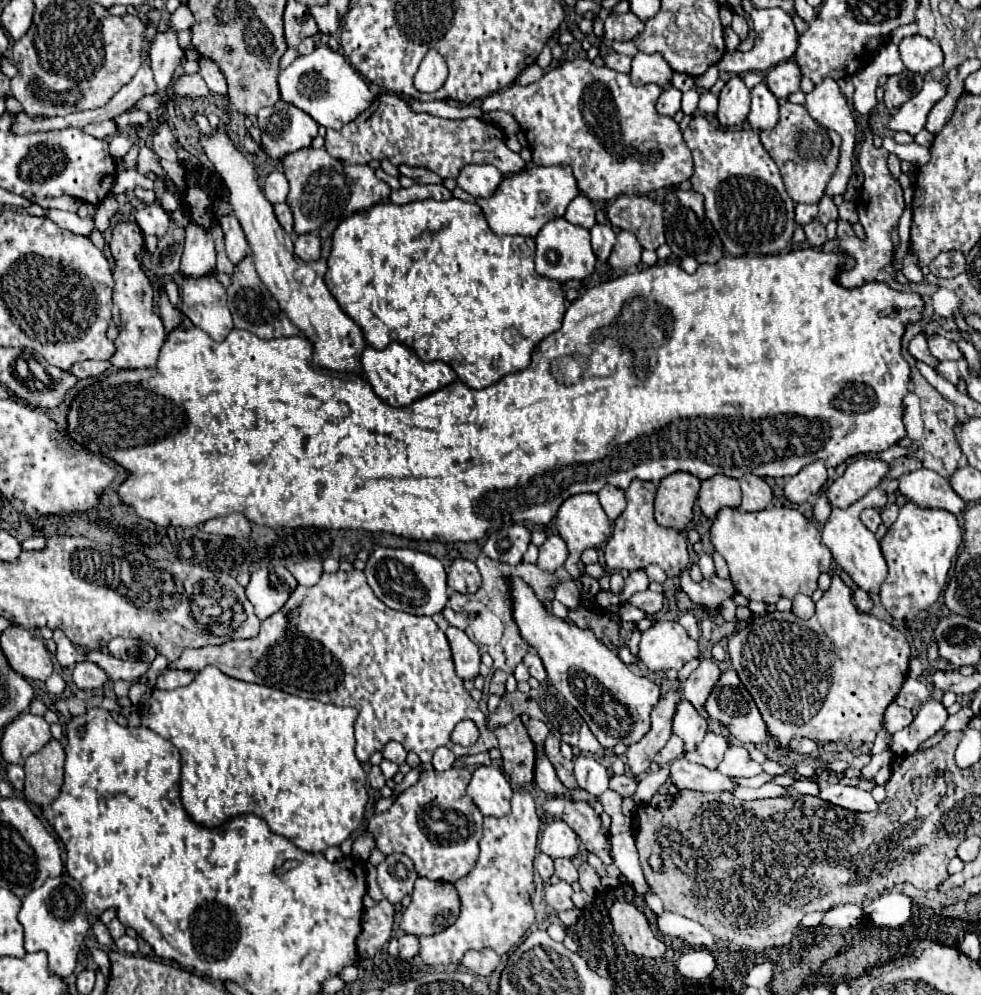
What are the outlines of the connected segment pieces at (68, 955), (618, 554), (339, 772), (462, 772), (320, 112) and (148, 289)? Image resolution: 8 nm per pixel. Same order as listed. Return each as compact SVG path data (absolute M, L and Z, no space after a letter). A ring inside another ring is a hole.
M66 871L58 877L46 879L46 883L34 891L30 891L24 901L18 915L22 927L24 927L24 949L28 953L46 951L48 953L48 967L50 973L56 977L66 979L72 975L80 945L90 929L88 913L84 905L84 891L76 879L72 879Z
M634 479L630 487L626 489L626 509L620 513L620 517L614 521L612 539L606 543L606 565L610 571L636 571L646 569L648 565L660 565L668 577L678 577L682 569L688 567L688 551L686 551L686 537L680 531L674 531L670 527L660 527L654 519L654 495L656 487L650 481Z
M208 665L186 687L172 691L154 689L144 711L144 725L180 751L180 797L196 823L218 827L236 815L254 813L270 825L272 833L290 839L300 849L324 853L326 847L338 847L360 827L368 803L366 771L354 755L356 717L358 711L354 707L302 699L266 685L238 681Z
M450 767L448 771L422 769L416 785L398 795L386 813L374 815L368 821L368 831L376 839L376 847L384 855L408 855L420 877L432 881L454 883L466 877L478 859L478 841L482 837L482 813L466 793L470 769Z
M318 47L310 55L298 55L278 77L280 95L286 103L296 105L308 113L318 125L332 127L336 131L342 125L354 121L366 107L370 107L374 93L370 91L366 79L350 65L350 61L332 51L330 47Z
M118 221L112 229L112 239L108 243L110 253L116 261L114 265L114 305L112 305L112 321L118 327L118 337L114 341L116 353L110 357L114 369L146 369L156 367L158 353L164 345L166 331L162 325L160 315L154 311L154 285L144 275L138 257L144 251L144 237L136 223L132 221Z

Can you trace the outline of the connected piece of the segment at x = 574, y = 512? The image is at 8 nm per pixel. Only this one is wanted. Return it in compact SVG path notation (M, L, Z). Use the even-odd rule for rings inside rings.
M580 493L580 495L568 497L560 505L558 515L556 515L556 527L558 527L560 537L566 541L568 549L570 549L570 555L564 563L564 569L572 575L572 579L578 579L580 577L580 569L578 569L580 553L588 547L598 547L608 539L608 535L611 535L611 521L608 519L608 515L604 513L596 493Z

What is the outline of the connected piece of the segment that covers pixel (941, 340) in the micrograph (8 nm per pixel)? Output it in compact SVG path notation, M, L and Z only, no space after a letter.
M936 335L934 339L928 341L928 347L930 347L930 353L940 359L940 361L946 361L946 359L962 359L962 351L958 349L958 345L942 335Z

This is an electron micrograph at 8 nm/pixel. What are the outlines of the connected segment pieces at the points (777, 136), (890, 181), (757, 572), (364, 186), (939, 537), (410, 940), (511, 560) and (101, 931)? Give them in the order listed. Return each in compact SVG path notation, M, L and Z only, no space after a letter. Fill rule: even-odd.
M784 101L780 105L780 121L774 129L760 133L762 145L768 155L778 165L786 191L796 203L818 203L824 195L826 183L836 171L838 151L840 151L840 135L820 127L814 119L810 119L804 105L794 105Z
M864 131L864 143L858 153L858 165L864 173L864 181L858 197L856 209L860 215L860 223L866 231L866 239L858 239L850 227L850 223L838 221L838 237L840 237L840 251L850 253L856 259L854 269L842 271L838 275L840 285L844 287L860 287L866 281L874 281L876 273L884 269L892 261L892 229L896 229L898 219L904 211L904 197L898 179L888 171L888 151L884 147L874 147L870 131Z
M724 507L712 521L710 541L726 559L736 591L768 605L774 605L780 597L792 599L796 593L812 595L818 589L818 575L830 571L832 563L816 525L790 507L766 507L754 513Z
M300 149L290 153L282 161L284 175L290 183L288 205L294 213L294 231L298 235L316 231L328 219L344 219L364 207L372 207L382 201L390 201L390 185L376 177L370 165L346 165L332 159L326 149Z
M906 501L898 519L880 541L884 559L888 563L888 579L880 589L880 599L894 619L914 619L920 611L938 601L960 541L960 525L952 513L942 509L922 509L916 503Z
M402 935L402 937L398 939L398 943L400 943L400 957L410 959L410 957L418 955L420 943L418 943L418 937L416 937L416 935Z
M514 523L502 529L496 529L488 535L482 551L500 563L518 565L530 543L530 529L524 523Z
M98 919L94 925L92 925L92 931L94 931L94 935L96 935L96 939L98 939L98 943L100 945L106 945L106 947L110 947L114 941L112 941L112 937L110 937L110 933L108 933L108 929L106 929L106 925Z

